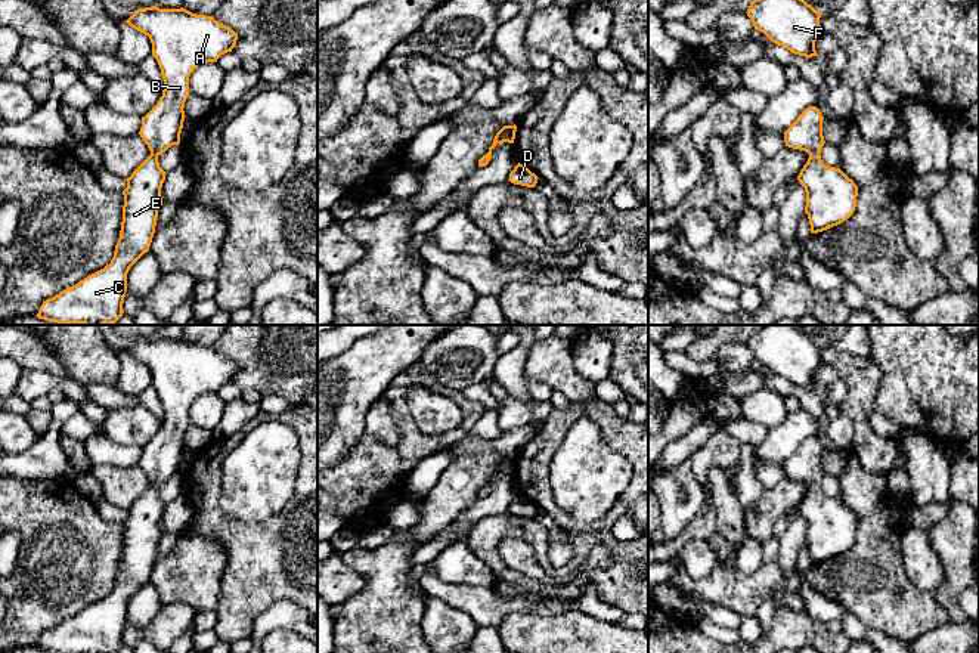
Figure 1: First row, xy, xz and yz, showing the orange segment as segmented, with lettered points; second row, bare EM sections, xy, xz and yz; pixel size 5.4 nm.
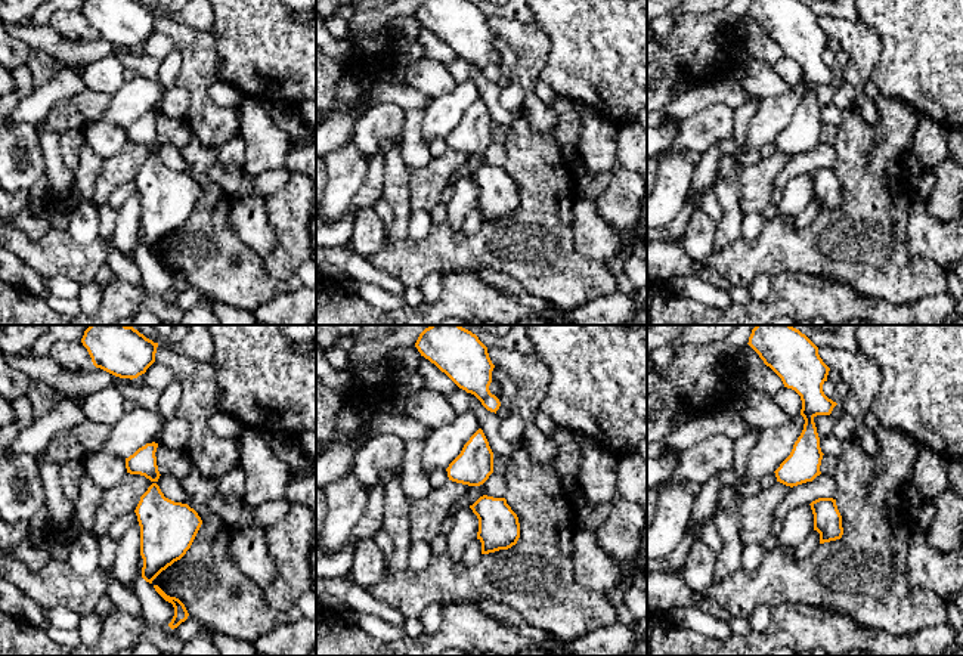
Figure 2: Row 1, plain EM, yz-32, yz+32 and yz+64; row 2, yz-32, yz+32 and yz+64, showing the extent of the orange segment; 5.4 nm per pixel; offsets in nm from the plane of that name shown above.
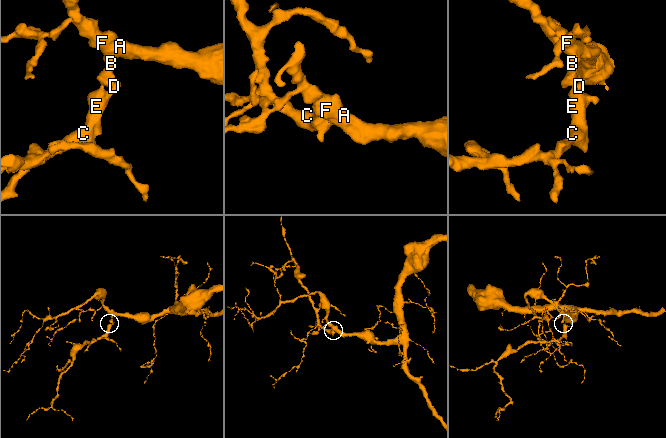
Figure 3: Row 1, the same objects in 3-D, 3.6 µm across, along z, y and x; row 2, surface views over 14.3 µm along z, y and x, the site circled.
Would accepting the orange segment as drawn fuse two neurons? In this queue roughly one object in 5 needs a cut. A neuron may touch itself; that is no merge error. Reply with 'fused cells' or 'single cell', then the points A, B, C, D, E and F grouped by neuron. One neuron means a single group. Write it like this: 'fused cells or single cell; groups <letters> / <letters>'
single cell; groups A B C D E F

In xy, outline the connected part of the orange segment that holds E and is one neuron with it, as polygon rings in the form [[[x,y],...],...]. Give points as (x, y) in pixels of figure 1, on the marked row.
[[[152,6],[137,9],[124,22],[149,37],[152,43],[152,56],[157,59],[164,80],[162,96],[157,105],[142,117],[142,127],[139,131],[151,155],[126,179],[127,188],[123,191],[124,205],[121,230],[111,263],[43,301],[35,316],[49,322],[105,325],[115,324],[123,316],[127,273],[130,267],[149,251],[158,211],[162,205],[161,188],[167,173],[159,167],[158,157],[170,146],[180,143],[180,133],[186,117],[183,108],[189,96],[189,77],[198,65],[217,62],[221,55],[232,52],[238,40],[238,34],[232,28],[220,24],[213,16],[196,15],[183,7],[159,9]]]

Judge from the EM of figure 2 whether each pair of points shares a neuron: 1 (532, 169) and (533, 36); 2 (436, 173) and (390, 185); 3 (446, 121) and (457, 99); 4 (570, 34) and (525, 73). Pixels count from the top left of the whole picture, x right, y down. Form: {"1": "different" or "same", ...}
{"1": "different", "2": "different", "3": "same", "4": "different"}

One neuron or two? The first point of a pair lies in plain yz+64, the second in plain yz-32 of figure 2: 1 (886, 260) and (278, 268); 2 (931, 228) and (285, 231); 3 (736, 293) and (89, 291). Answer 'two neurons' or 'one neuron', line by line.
1: two neurons
2: two neurons
3: one neuron

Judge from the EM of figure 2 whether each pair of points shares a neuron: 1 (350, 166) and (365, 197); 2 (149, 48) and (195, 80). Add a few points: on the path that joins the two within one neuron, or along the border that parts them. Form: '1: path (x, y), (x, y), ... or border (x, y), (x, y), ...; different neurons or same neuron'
1: border (369, 157), (367, 178), (352, 204), (341, 214); different neurons
2: border (155, 28), (164, 33), (175, 48); different neurons

